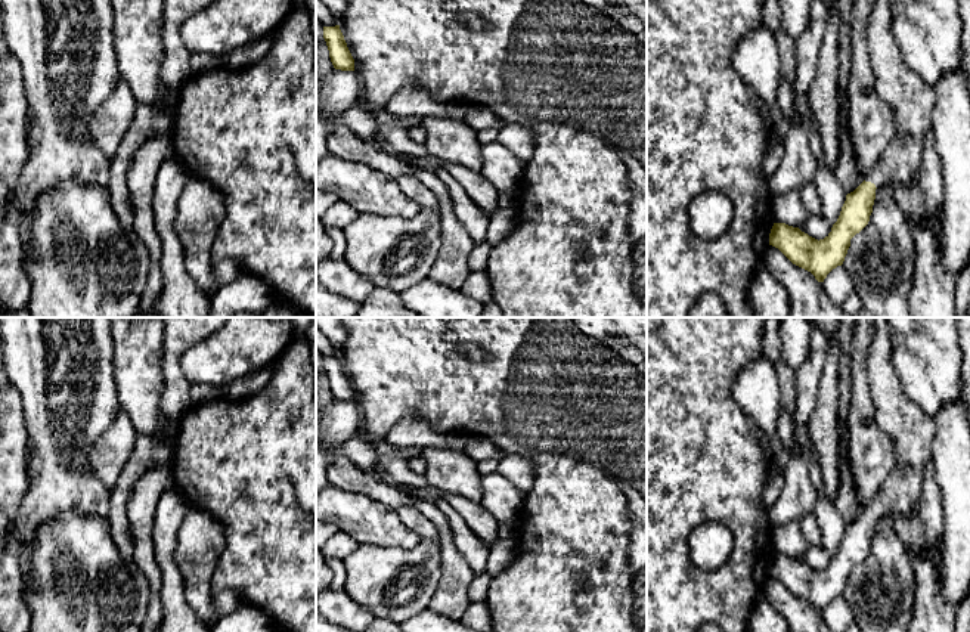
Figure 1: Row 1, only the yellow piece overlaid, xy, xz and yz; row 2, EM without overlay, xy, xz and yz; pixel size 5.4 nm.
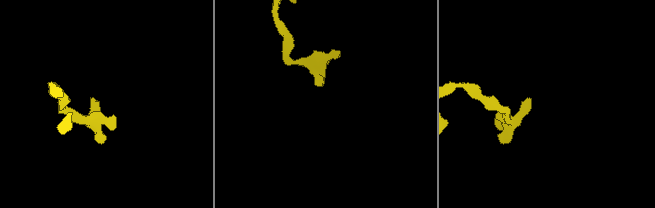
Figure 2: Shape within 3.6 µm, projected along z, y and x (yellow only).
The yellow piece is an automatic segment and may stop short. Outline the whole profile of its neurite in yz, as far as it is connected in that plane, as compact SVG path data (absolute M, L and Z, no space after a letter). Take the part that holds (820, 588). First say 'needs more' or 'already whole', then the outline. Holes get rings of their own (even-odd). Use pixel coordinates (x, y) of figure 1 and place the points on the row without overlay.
needs more; M873 317L867 368L874 419L893 442L895 470L867 502L865 511L846 526L840 546L824 570L818 571L785 554L774 554L769 564L769 576L811 602L818 613L843 595L850 570L868 555L876 520L889 514L909 517L914 512L921 496L924 465L932 459L936 422L905 396L899 384L892 365L887 317Z

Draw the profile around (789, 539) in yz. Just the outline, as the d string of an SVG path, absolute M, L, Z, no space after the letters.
M796 520L771 527L771 540L775 554L785 554L793 558L800 558L809 545L800 529L800 521Z

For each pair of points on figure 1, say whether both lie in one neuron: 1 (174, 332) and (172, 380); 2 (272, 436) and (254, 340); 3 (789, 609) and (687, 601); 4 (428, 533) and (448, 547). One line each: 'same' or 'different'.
1: same
2: different
3: different
4: different

